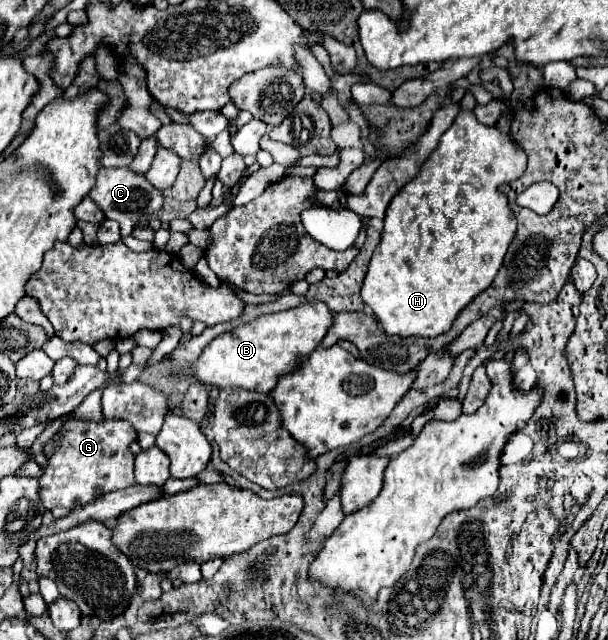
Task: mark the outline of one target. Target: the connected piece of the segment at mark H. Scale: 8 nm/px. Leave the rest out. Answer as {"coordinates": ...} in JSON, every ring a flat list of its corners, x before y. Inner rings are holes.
{"coordinates":[[472,111,458,113,452,127,440,137,436,151,420,167,420,173,390,201,384,217,382,241,364,277,362,299,372,307,380,327,388,335,428,339,446,333,458,313,492,283,516,237,516,217,508,197,498,191,498,183,514,181,524,171,526,155,508,133,480,123]]}

